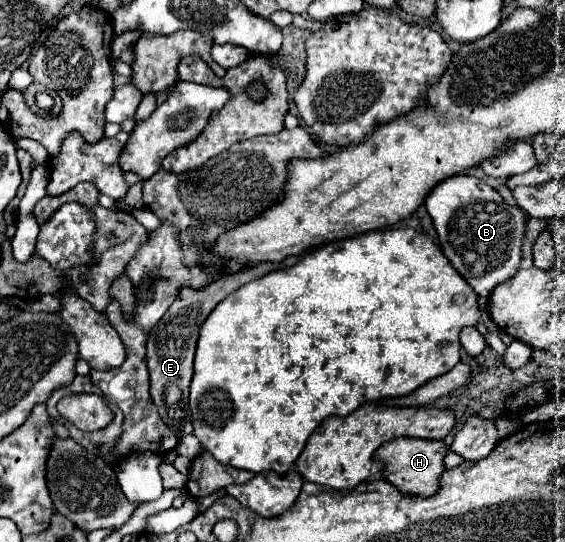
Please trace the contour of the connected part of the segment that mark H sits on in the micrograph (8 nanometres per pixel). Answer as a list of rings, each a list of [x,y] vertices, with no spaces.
[[[393,439],[385,445],[381,445],[377,451],[377,461],[383,463],[383,477],[391,485],[395,485],[401,493],[417,495],[417,497],[429,497],[439,489],[439,477],[445,471],[443,457],[447,453],[447,447],[443,441],[425,441],[425,439]]]

